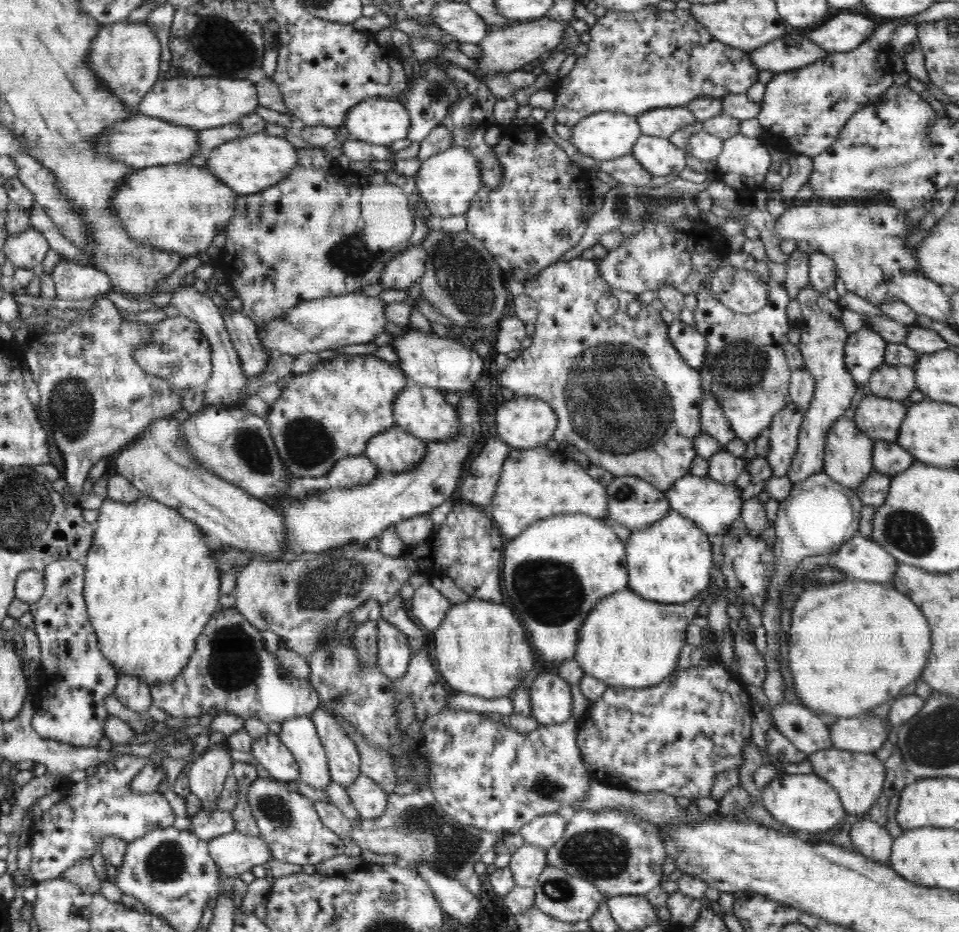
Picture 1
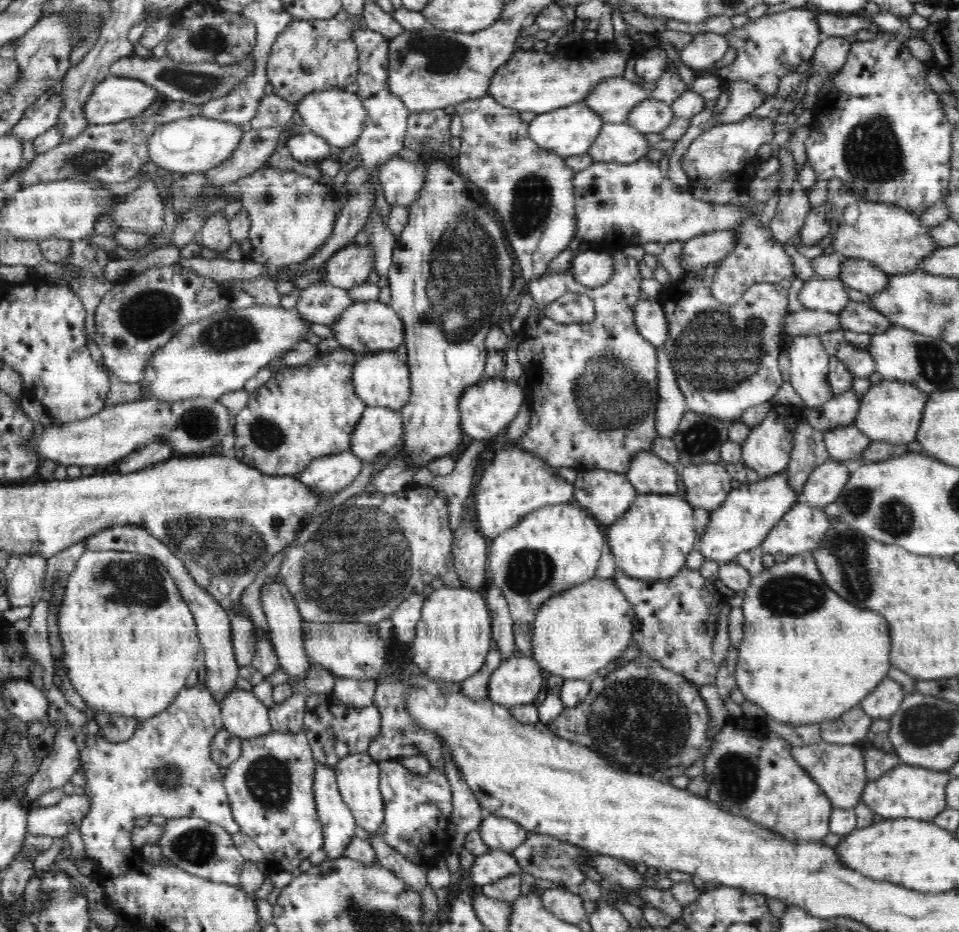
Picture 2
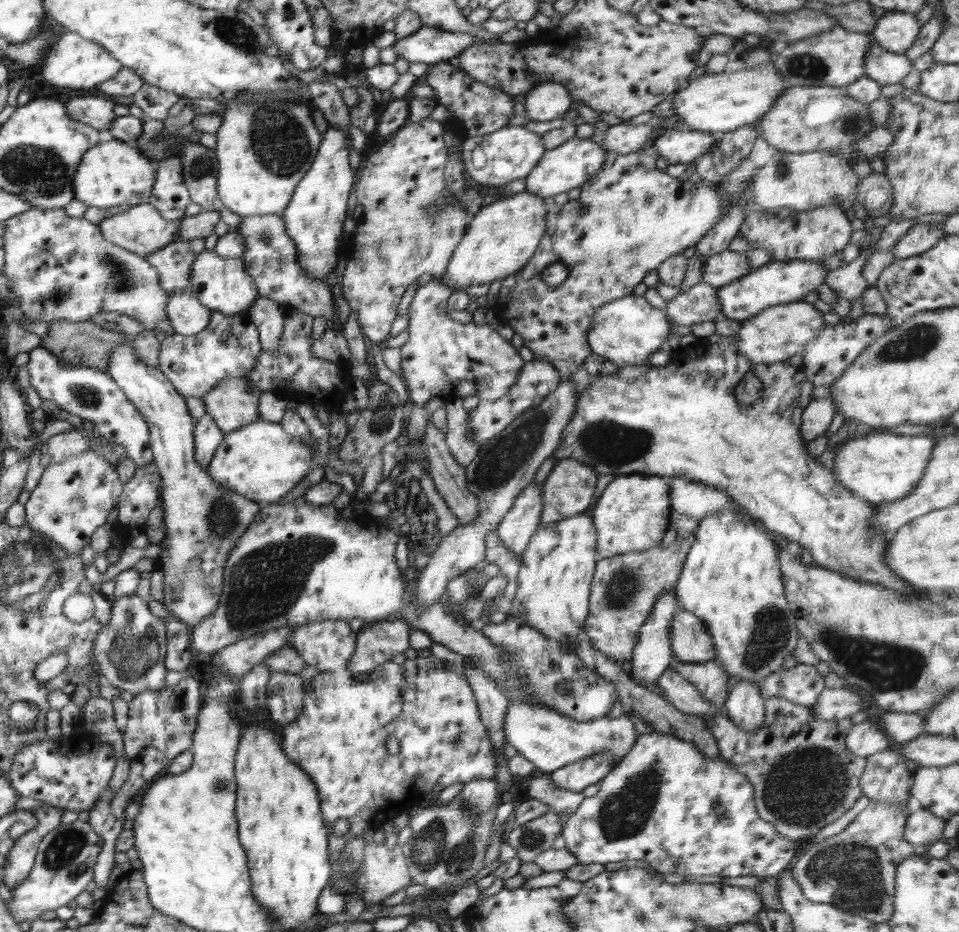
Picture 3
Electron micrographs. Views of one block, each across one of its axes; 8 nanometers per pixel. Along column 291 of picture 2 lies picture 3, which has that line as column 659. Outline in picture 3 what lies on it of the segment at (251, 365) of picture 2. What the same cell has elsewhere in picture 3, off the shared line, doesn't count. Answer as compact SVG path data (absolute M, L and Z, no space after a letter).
M625 296L602 304L592 316L590 330L586 334L592 353L606 357L616 366L645 365L648 358L660 350L670 337L672 324L664 311L652 307L643 296Z

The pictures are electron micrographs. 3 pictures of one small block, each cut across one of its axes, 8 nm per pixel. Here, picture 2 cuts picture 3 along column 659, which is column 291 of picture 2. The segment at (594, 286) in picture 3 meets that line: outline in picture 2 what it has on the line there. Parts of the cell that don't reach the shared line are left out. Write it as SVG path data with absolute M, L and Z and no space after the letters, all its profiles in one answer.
M260 167L248 176L223 184L217 191L217 197L240 201L241 208L248 212L252 248L247 259L268 267L294 266L314 256L332 236L336 216L342 210L342 204L336 202L338 192L333 193L325 185L298 172L275 167Z

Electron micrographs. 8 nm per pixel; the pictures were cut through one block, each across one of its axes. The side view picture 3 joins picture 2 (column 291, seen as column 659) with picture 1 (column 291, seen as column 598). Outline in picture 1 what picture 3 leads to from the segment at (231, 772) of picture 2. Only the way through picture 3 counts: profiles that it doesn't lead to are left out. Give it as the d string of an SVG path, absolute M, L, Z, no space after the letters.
M258 777L247 787L248 806L273 858L297 866L316 866L323 860L344 854L346 842L322 823L314 807L315 800L300 792L288 790L290 785L294 786L294 783L287 783L274 777Z

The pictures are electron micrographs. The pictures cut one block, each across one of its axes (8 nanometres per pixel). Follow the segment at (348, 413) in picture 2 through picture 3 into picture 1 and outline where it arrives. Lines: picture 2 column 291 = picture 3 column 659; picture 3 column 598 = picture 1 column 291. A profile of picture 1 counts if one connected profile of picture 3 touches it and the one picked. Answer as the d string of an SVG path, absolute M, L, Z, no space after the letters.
M374 354L340 355L318 363L314 370L287 379L281 396L265 416L282 465L294 477L318 478L328 475L334 464L348 456L364 455L366 444L382 432L396 427L394 400L408 385L400 367Z

